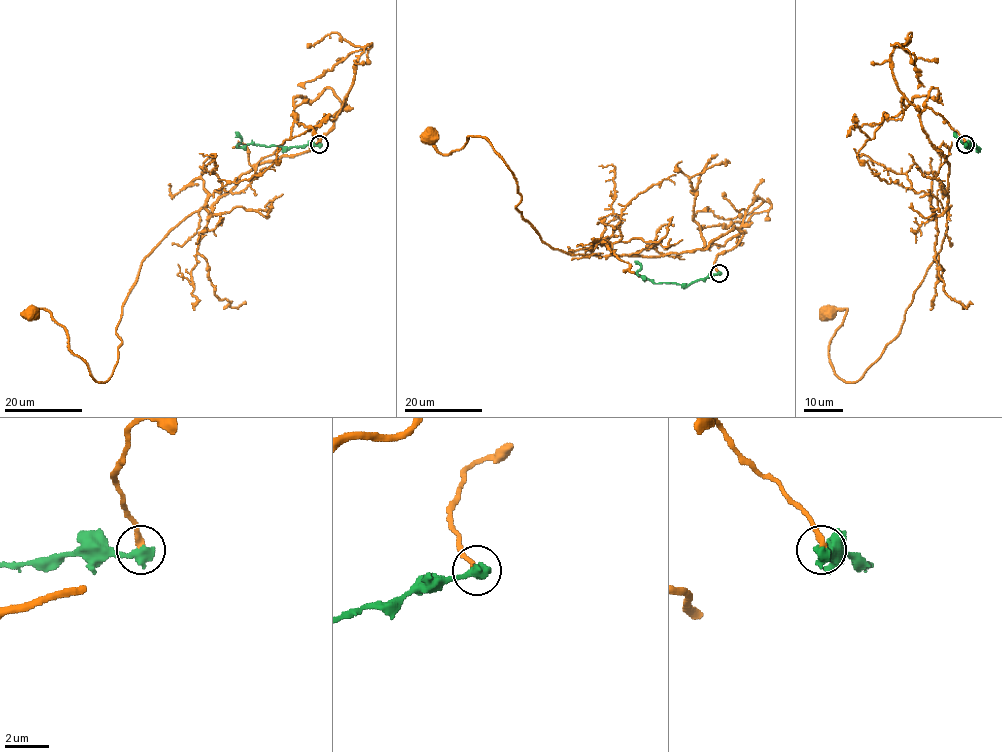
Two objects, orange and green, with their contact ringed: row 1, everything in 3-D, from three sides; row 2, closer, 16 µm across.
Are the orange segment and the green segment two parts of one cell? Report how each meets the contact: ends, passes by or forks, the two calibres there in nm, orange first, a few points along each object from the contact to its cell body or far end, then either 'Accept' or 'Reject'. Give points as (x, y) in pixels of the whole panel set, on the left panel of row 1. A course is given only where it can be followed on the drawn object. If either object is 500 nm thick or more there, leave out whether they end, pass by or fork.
Thickness 260 nm (orange) against 550 nm. Course of orange: (320, 144), (317, 123), (343, 108), (310, 149), (244, 173), (142, 262), (106, 382), (48, 311), (31, 312). Course of green: (320, 144), (288, 148), (251, 144), (238, 148), (241, 138), (235, 132). Accept

